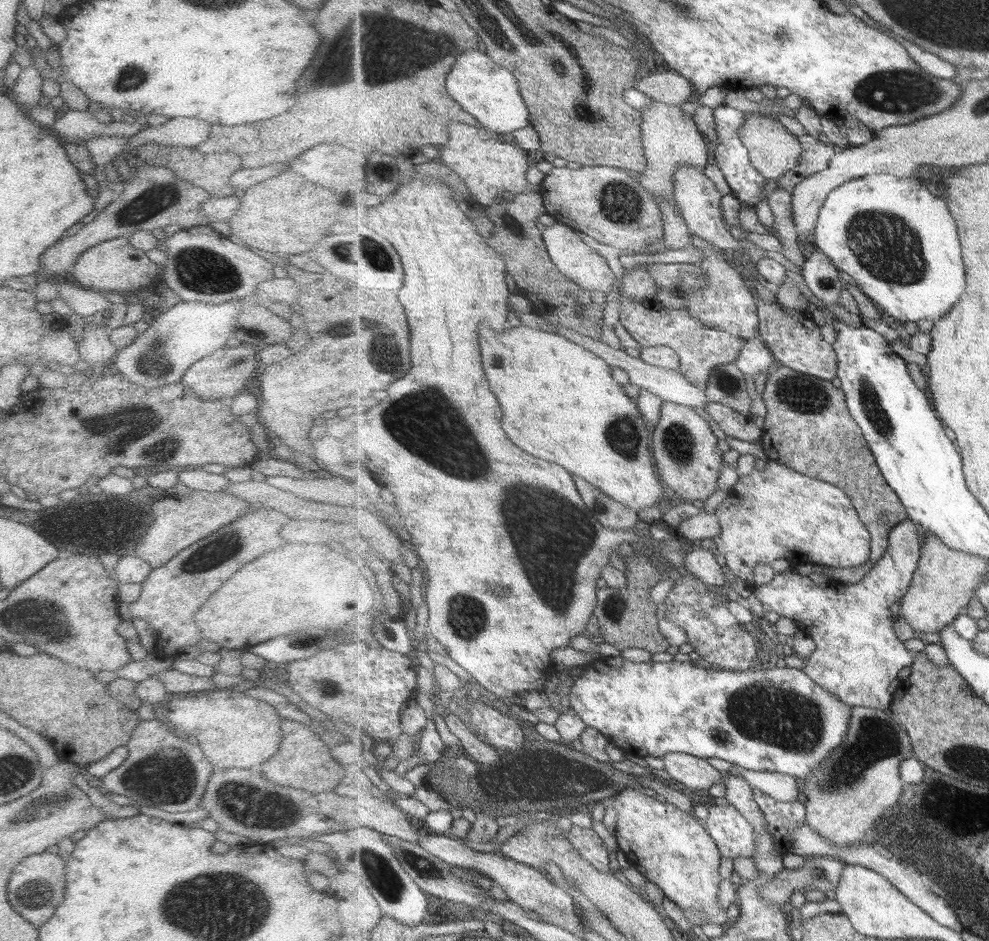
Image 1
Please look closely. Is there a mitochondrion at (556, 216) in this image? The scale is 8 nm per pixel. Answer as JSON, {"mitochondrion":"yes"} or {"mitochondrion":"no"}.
{"mitochondrion":"no"}

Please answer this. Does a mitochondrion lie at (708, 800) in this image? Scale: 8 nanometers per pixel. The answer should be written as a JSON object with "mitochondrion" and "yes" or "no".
{"mitochondrion":"no"}

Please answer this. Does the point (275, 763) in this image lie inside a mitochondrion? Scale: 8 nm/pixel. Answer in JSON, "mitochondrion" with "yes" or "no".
{"mitochondrion":"no"}

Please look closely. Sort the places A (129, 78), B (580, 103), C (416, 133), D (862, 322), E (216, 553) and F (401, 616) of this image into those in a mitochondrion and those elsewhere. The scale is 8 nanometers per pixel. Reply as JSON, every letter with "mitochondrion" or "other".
{"A":"mitochondrion","B":"mitochondrion","C":"other","D":"other","E":"mitochondrion","F":"other"}

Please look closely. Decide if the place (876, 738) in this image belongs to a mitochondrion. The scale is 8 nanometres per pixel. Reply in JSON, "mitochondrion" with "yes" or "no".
{"mitochondrion":"yes"}

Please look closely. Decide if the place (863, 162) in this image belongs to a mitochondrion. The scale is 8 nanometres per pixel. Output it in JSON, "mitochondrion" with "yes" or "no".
{"mitochondrion":"no"}

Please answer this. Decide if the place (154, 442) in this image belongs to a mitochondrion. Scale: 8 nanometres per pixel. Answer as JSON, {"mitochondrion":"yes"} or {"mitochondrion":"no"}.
{"mitochondrion":"yes"}

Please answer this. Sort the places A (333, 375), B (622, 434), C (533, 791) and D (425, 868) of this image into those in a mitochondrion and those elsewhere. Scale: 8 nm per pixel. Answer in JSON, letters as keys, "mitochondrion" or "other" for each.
{"A":"other","B":"mitochondrion","C":"mitochondrion","D":"mitochondrion"}

